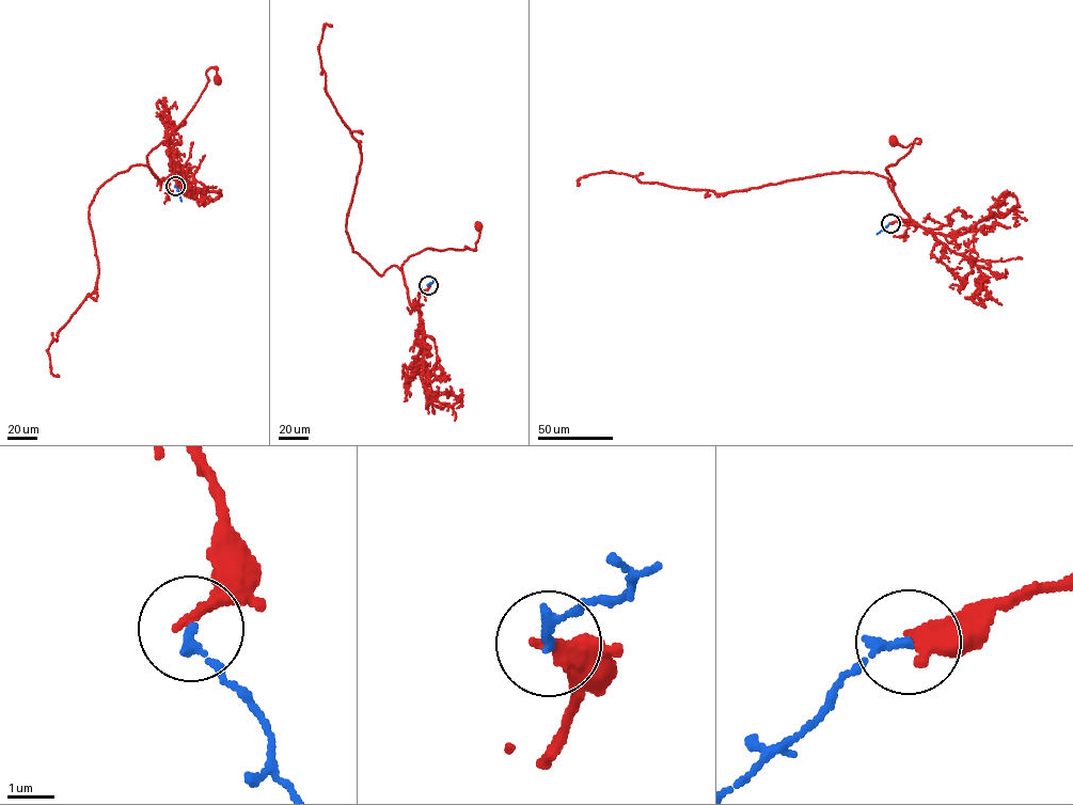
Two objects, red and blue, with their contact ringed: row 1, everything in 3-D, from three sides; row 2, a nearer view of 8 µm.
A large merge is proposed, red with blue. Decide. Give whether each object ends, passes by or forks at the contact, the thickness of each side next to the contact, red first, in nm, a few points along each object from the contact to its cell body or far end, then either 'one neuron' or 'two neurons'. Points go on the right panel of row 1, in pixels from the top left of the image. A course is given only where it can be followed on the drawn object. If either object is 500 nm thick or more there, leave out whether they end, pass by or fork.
red ends | blue ends | 360/200 nm | red via (890, 223), (899, 217), (914, 222), (885, 168), (919, 141), (906, 147), (895, 140) | blue via (890, 223), (877, 234) | two neurons

